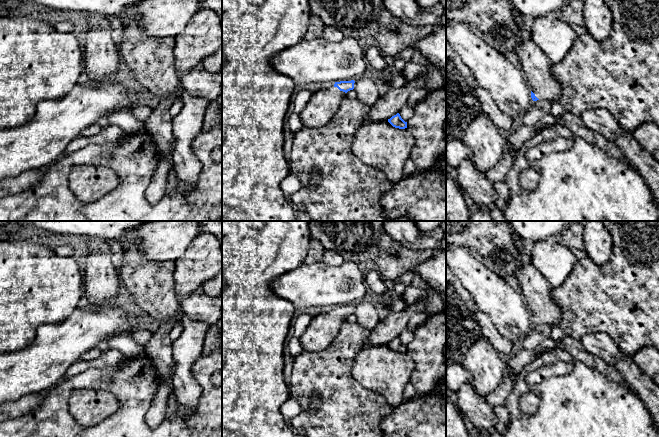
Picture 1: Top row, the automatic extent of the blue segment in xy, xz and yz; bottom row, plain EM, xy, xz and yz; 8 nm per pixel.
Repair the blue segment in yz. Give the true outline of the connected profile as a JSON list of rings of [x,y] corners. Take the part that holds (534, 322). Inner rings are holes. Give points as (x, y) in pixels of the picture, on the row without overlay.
[[[514,234],[513,239],[519,256],[519,267],[515,277],[531,312],[531,322],[533,325],[555,326],[562,319],[562,311],[552,300],[552,287],[531,262],[522,263],[520,261],[524,255],[524,240],[517,234]]]

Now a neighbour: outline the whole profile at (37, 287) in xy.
[[[0,240],[0,353],[12,353],[30,346],[40,325],[63,322],[77,308],[83,277],[78,259],[60,257],[54,249],[34,240]]]

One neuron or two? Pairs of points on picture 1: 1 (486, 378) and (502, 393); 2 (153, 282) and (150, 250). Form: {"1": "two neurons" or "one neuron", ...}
{"1": "two neurons", "2": "two neurons"}

